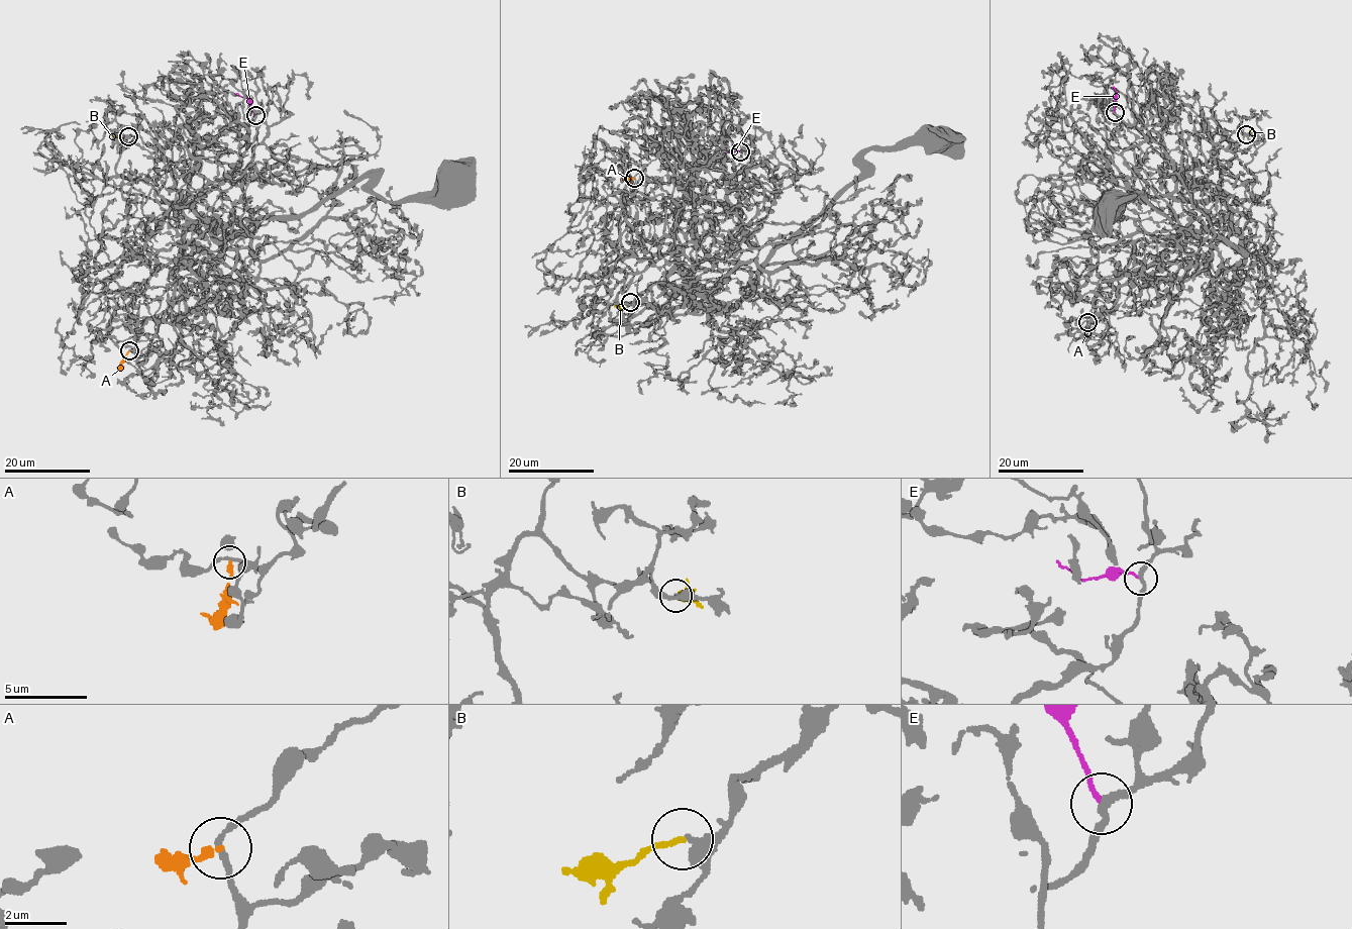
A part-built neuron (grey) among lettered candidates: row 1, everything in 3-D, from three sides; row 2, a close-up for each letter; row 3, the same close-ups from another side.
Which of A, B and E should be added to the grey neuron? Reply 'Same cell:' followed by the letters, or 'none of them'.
Same cell: B

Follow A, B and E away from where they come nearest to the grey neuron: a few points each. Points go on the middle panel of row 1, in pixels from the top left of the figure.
A: (634, 178), (627, 179), (622, 175)
B: (630, 301), (614, 306)
E: (740, 152), (735, 148), (725, 152), (719, 147)

